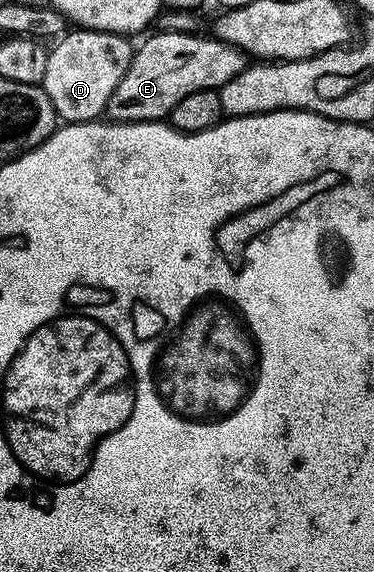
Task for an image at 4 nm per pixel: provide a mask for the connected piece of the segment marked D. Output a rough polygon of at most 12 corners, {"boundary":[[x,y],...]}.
{"boundary":[[122,33],[50,46],[41,84],[60,122],[102,118],[129,71]]}

